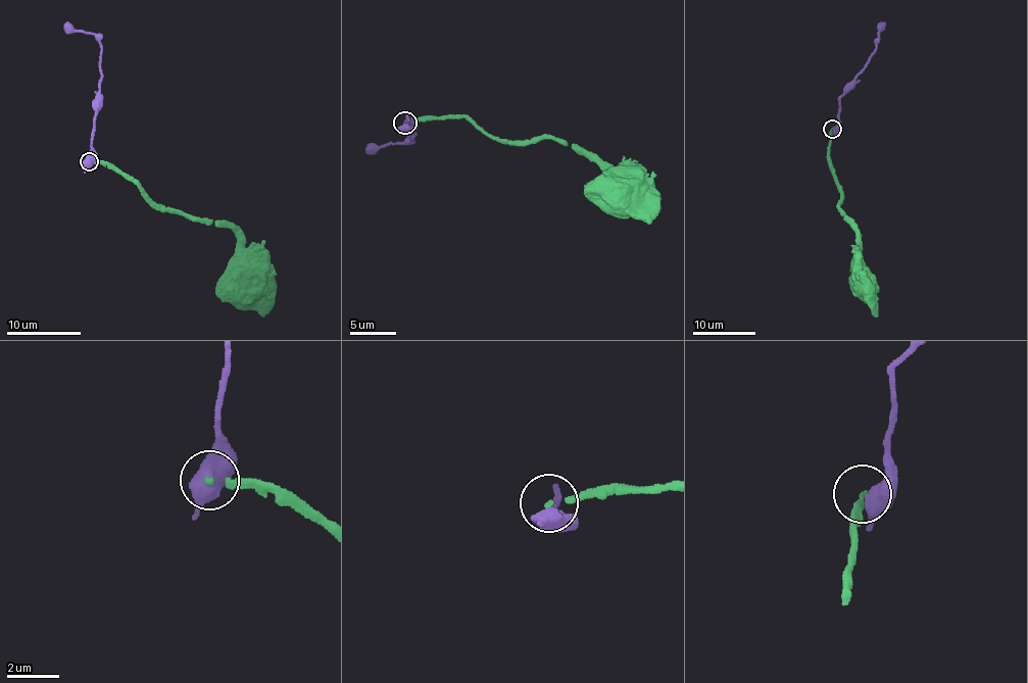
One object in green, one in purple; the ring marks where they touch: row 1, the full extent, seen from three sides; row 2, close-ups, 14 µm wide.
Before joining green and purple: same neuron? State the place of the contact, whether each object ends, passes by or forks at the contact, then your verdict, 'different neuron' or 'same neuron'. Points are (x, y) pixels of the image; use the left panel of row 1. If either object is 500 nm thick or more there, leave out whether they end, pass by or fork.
(89, 161) | different neuron

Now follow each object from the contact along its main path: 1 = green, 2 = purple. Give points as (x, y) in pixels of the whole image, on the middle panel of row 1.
1: (404, 123), (454, 115), (473, 122), (508, 142), (557, 138), (584, 149), (603, 171), (609, 188), (622, 193)
2: (404, 124), (408, 128), (405, 116), (414, 132), (413, 141), (366, 149)

